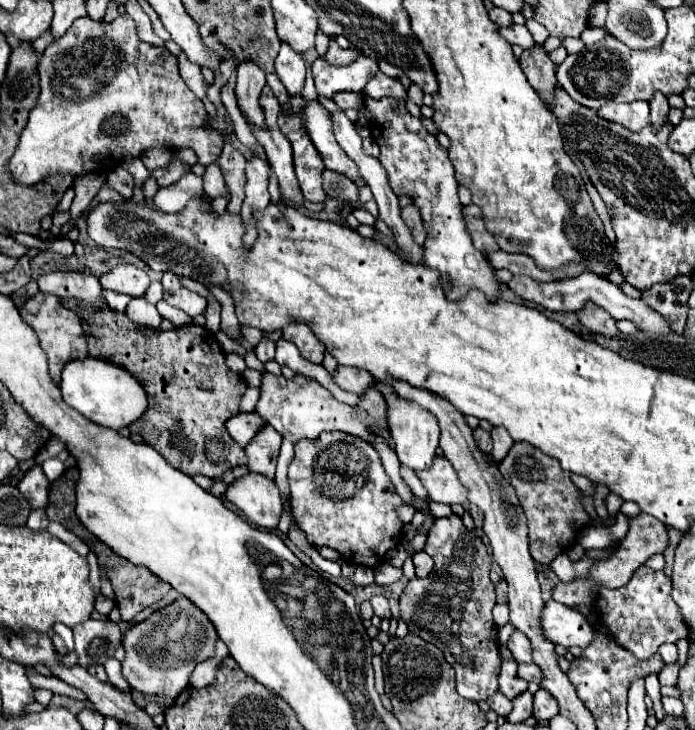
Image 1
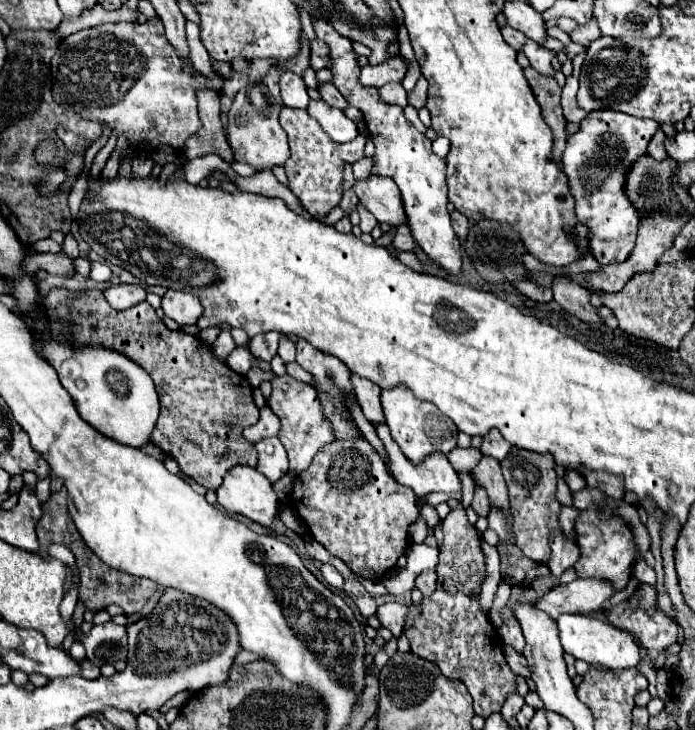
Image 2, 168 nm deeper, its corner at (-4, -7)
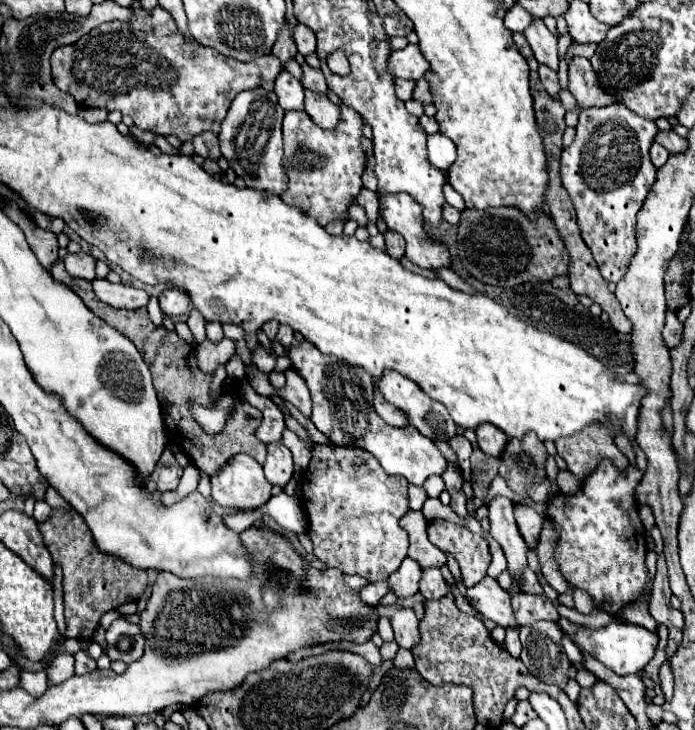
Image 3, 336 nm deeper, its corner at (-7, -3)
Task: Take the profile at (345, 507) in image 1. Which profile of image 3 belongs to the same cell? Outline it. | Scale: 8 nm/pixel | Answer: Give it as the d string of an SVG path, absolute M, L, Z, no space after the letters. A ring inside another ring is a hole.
M314 445L312 449L312 461L304 473L304 485L302 485L302 503L304 503L304 509L306 509L306 515L308 515L308 537L312 539L312 545L314 545L314 555L326 563L328 567L336 567L340 569L342 573L346 575L362 575L366 577L368 581L384 581L388 579L402 563L402 559L406 557L406 551L408 551L408 535L400 529L398 521L400 517L404 515L404 511L408 511L408 481L404 477L394 477L394 475L388 475L384 473L384 469L380 467L380 463L376 459L372 459L372 455L368 451L362 451L358 447L340 447L340 445Z

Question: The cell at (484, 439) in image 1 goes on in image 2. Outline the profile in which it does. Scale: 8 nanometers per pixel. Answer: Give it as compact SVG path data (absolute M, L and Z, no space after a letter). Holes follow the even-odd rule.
M483 455L479 465L473 469L473 479L477 479L477 483L481 483L487 489L487 495L489 495L491 503L509 511L507 485L505 485L505 479L501 475L501 467L499 467L497 459L493 459L489 455Z

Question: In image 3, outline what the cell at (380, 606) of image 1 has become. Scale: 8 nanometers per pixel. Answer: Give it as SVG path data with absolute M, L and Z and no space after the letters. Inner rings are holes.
M398 609L392 617L392 629L396 643L402 649L412 649L416 643L420 643L420 633L418 633L418 619L412 609Z

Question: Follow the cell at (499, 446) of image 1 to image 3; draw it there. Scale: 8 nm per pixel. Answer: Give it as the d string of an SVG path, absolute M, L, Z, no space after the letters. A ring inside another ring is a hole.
M482 423L480 427L476 427L476 439L478 439L478 447L492 457L500 457L506 445L506 435L490 423Z

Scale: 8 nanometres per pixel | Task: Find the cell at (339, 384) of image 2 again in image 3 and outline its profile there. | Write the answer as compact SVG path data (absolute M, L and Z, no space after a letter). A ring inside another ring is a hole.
M300 341L300 343L292 345L290 347L290 359L292 359L292 369L306 381L306 385L310 389L310 395L312 395L312 423L330 441L334 441L336 445L354 445L354 447L360 447L360 449L372 453L388 475L402 475L412 485L422 485L430 475L442 475L444 473L446 459L442 457L442 453L438 451L438 447L434 445L432 439L424 439L424 435L420 435L420 431L416 431L416 427L412 427L412 425L390 427L384 419L380 419L380 415L376 415L376 411L372 407L374 379L362 367L340 361L334 355L324 355L308 341Z

